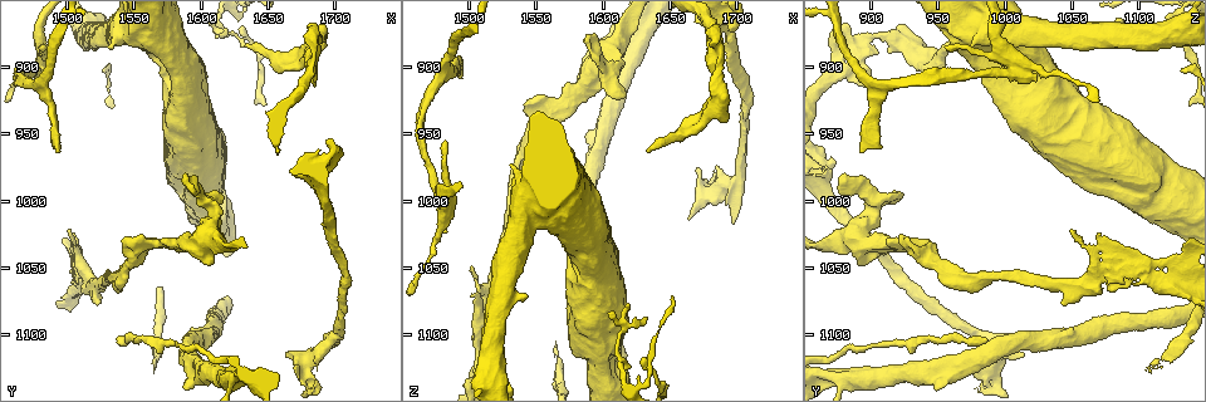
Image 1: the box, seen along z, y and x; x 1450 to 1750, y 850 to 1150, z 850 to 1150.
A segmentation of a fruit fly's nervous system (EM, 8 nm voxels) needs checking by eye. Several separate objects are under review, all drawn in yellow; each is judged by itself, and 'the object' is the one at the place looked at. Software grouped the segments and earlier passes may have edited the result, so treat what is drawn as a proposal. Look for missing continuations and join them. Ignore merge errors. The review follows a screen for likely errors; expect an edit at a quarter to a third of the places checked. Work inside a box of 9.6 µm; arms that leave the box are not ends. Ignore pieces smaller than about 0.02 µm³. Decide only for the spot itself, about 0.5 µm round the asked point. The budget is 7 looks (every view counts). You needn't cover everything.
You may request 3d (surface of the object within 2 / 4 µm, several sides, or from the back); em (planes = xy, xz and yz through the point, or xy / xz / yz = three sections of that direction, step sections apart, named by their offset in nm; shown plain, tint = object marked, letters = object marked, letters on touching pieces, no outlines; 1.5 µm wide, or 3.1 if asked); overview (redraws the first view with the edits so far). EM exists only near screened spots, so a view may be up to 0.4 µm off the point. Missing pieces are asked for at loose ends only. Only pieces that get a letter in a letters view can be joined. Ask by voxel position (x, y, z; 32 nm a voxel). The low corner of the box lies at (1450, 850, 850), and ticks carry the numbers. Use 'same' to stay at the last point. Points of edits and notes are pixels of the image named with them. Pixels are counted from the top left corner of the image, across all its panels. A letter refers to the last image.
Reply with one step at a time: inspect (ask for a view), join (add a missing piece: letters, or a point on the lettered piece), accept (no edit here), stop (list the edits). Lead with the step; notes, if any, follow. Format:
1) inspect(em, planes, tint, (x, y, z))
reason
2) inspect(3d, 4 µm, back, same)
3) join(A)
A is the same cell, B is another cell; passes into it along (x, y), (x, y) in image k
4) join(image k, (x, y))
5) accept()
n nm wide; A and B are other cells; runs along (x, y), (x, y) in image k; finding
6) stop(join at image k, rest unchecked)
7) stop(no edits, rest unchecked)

inspect(3d, 2 µm, back, (1492, 962, 892))
free end

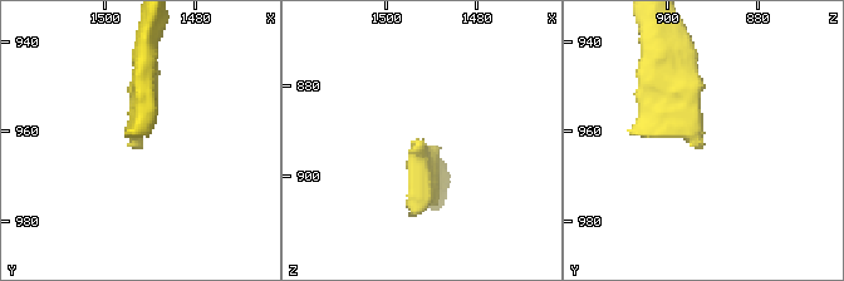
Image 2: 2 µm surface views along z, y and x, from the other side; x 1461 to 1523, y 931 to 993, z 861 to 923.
inspect(em, xy, step 4, tint, (1492, 964, 892))

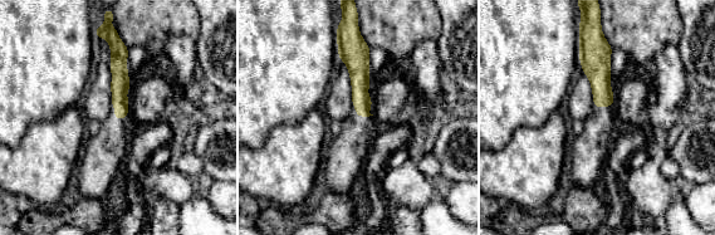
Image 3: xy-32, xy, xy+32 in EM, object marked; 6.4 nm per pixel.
inspect(em, planes, letters, same)
another direction

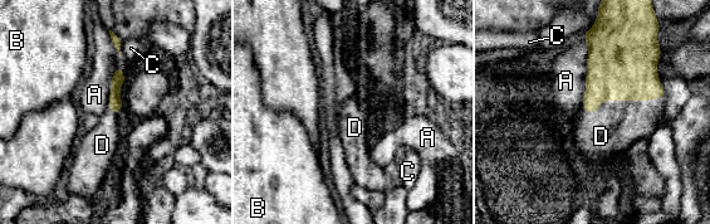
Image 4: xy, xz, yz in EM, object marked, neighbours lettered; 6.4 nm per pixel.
join(D)
D is the same cell, A, B and C are other cells; it goes on there

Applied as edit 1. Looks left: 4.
inspect(em, planes, letters, (1564, 1122, 1124))
free end

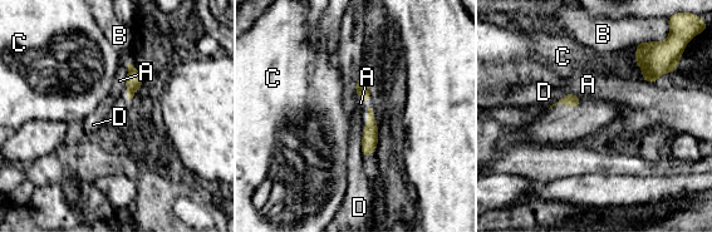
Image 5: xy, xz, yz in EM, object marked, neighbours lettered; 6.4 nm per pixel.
accept()
C touches over 240 nm; A, B, C and D are other cells; border along (361, 139), (363, 159) in image 5; none of them fits

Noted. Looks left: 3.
stop(join at image 4, rest unchecked)

